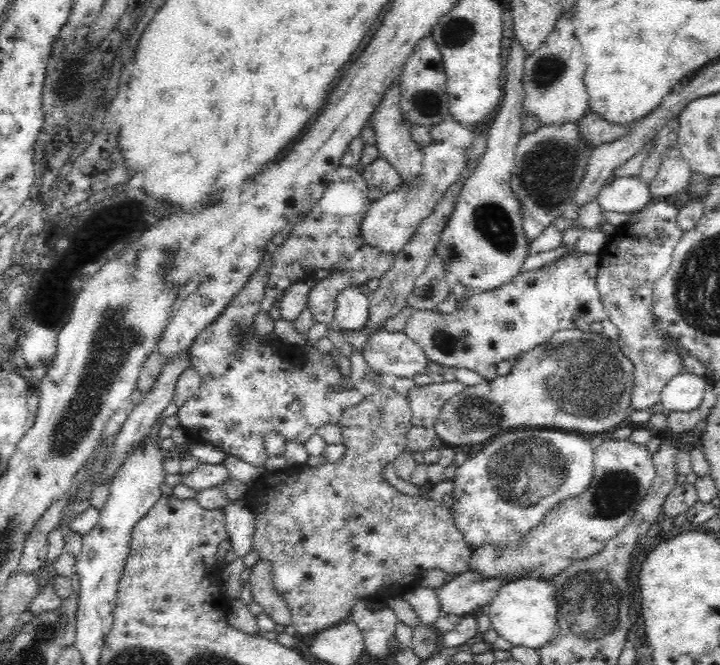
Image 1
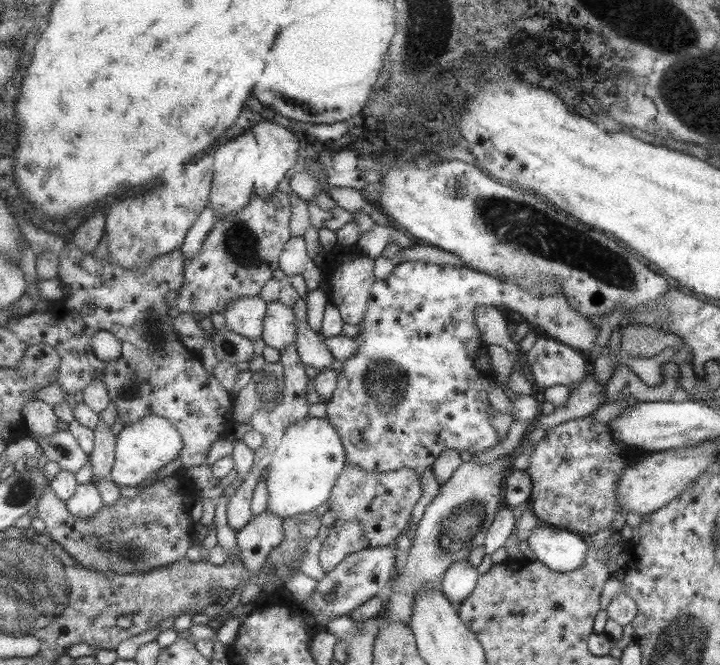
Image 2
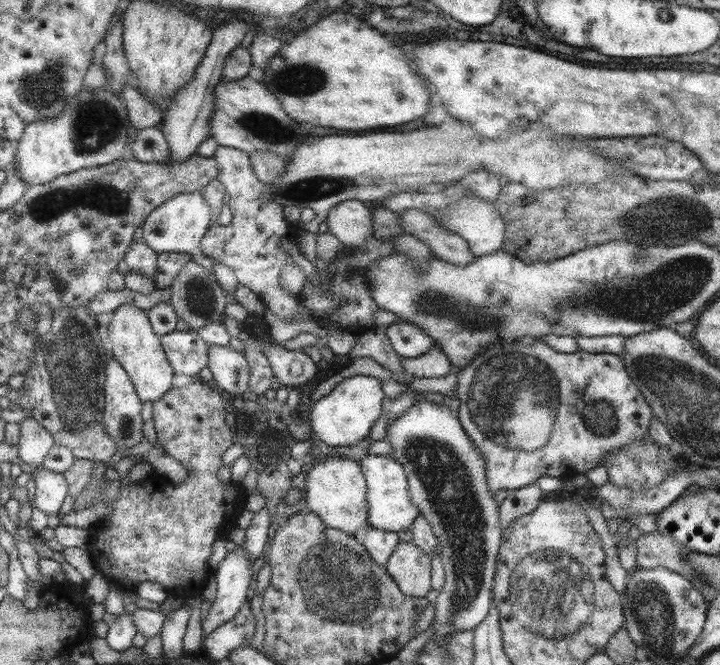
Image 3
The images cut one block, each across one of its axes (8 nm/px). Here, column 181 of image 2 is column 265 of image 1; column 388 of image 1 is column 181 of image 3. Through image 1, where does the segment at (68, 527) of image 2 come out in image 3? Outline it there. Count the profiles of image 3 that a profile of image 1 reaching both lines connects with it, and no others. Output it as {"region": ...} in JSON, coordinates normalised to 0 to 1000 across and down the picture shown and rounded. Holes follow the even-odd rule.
{"region":[[[276,570],[268,571],[256,582],[232,586],[232,589],[226,592],[225,598],[213,605],[214,623],[225,623],[225,614],[228,614],[228,620],[233,620],[233,623],[244,623],[244,626],[253,626],[253,623],[286,623],[286,632],[213,632],[215,647],[218,650],[218,663],[226,672],[228,680],[231,680],[233,686],[244,689],[244,692],[249,692],[257,701],[258,707],[264,710],[261,711],[263,717],[253,728],[242,728],[242,725],[235,725],[213,716],[210,720],[204,720],[196,726],[189,726],[183,731],[168,735],[167,743],[161,747],[161,753],[157,756],[158,768],[156,768],[153,780],[140,783],[139,788],[133,788],[133,794],[129,795],[126,803],[125,826],[128,830],[133,830],[133,838],[136,842],[139,841],[140,860],[153,872],[153,875],[161,877],[165,883],[176,881],[185,886],[197,878],[196,875],[221,875],[231,884],[232,889],[236,889],[239,884],[282,880],[282,874],[292,866],[292,854],[286,851],[286,839],[292,836],[292,821],[303,812],[303,803],[306,803],[306,797],[308,797],[308,788],[315,792],[317,788],[325,786],[333,776],[333,771],[340,767],[339,755],[342,746],[344,744],[344,740],[336,734],[333,726],[321,725],[317,729],[311,729],[306,725],[306,720],[303,720],[303,716],[300,714],[301,707],[308,701],[307,686],[310,680],[325,666],[324,650],[319,647],[318,639],[313,633],[313,629],[317,624],[313,611],[314,605],[307,597],[306,586],[296,579],[279,574]]]}

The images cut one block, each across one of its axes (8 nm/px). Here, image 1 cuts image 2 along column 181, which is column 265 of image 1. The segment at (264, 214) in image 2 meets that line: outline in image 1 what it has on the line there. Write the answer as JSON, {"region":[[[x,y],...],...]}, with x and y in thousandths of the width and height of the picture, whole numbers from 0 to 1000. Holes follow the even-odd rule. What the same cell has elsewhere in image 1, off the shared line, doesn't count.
{"region":[[[500,253],[499,262],[497,256],[486,259],[486,262],[489,262],[486,274],[497,289],[500,304],[506,304],[503,316],[494,325],[478,325],[469,334],[467,349],[461,349],[458,355],[456,352],[450,355],[450,367],[447,370],[439,367],[436,355],[428,355],[428,322],[424,322],[422,328],[418,328],[417,334],[411,335],[411,340],[403,347],[400,358],[392,368],[376,371],[376,421],[372,423],[371,433],[367,436],[367,448],[363,451],[361,463],[364,468],[372,471],[378,460],[383,457],[383,451],[392,451],[392,448],[386,448],[386,442],[390,442],[388,439],[400,436],[410,423],[428,420],[442,405],[456,405],[458,408],[464,405],[486,406],[494,430],[504,433],[513,421],[533,418],[533,412],[538,412],[539,406],[544,403],[549,382],[522,376],[521,371],[514,370],[501,358],[500,338],[515,307],[513,298],[508,298],[508,292],[513,292],[513,284],[506,266],[503,268],[503,256]]]}

